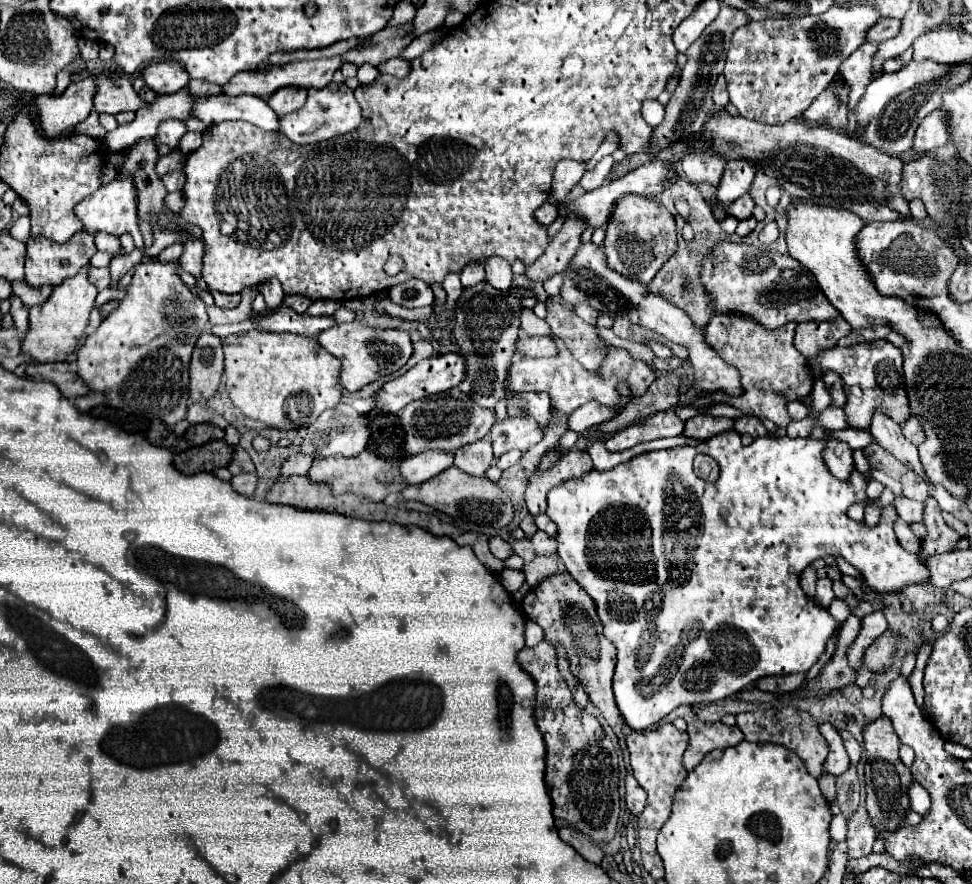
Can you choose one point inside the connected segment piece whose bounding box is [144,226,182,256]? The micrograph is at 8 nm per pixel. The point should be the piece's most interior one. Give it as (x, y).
(162, 239)

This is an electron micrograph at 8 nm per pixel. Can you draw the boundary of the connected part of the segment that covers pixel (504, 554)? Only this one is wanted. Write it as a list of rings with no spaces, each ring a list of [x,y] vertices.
[[[492,536],[492,538],[490,538],[490,552],[492,552],[496,558],[500,558],[500,560],[506,560],[506,558],[510,558],[510,556],[514,554],[512,544],[506,542],[506,540],[500,538],[500,536]]]

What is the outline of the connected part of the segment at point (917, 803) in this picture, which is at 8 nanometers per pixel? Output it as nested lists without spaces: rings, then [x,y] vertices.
[[[914,782],[912,786],[910,786],[910,802],[912,802],[912,810],[914,812],[918,812],[918,814],[926,814],[928,810],[930,810],[930,804],[932,804],[932,798],[930,798],[930,794],[918,784],[918,782]]]

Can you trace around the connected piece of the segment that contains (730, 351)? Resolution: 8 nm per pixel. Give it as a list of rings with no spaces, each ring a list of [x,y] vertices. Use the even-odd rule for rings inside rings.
[[[714,314],[710,324],[706,326],[706,342],[710,348],[738,368],[742,380],[742,396],[722,396],[722,392],[714,392],[712,400],[716,404],[728,404],[738,408],[744,414],[754,414],[758,418],[768,418],[776,426],[786,428],[790,416],[786,412],[786,404],[790,400],[806,398],[814,386],[814,374],[808,360],[796,352],[794,340],[796,324],[784,324],[778,330],[766,330],[762,324],[750,320],[748,316],[730,316],[730,314]]]

